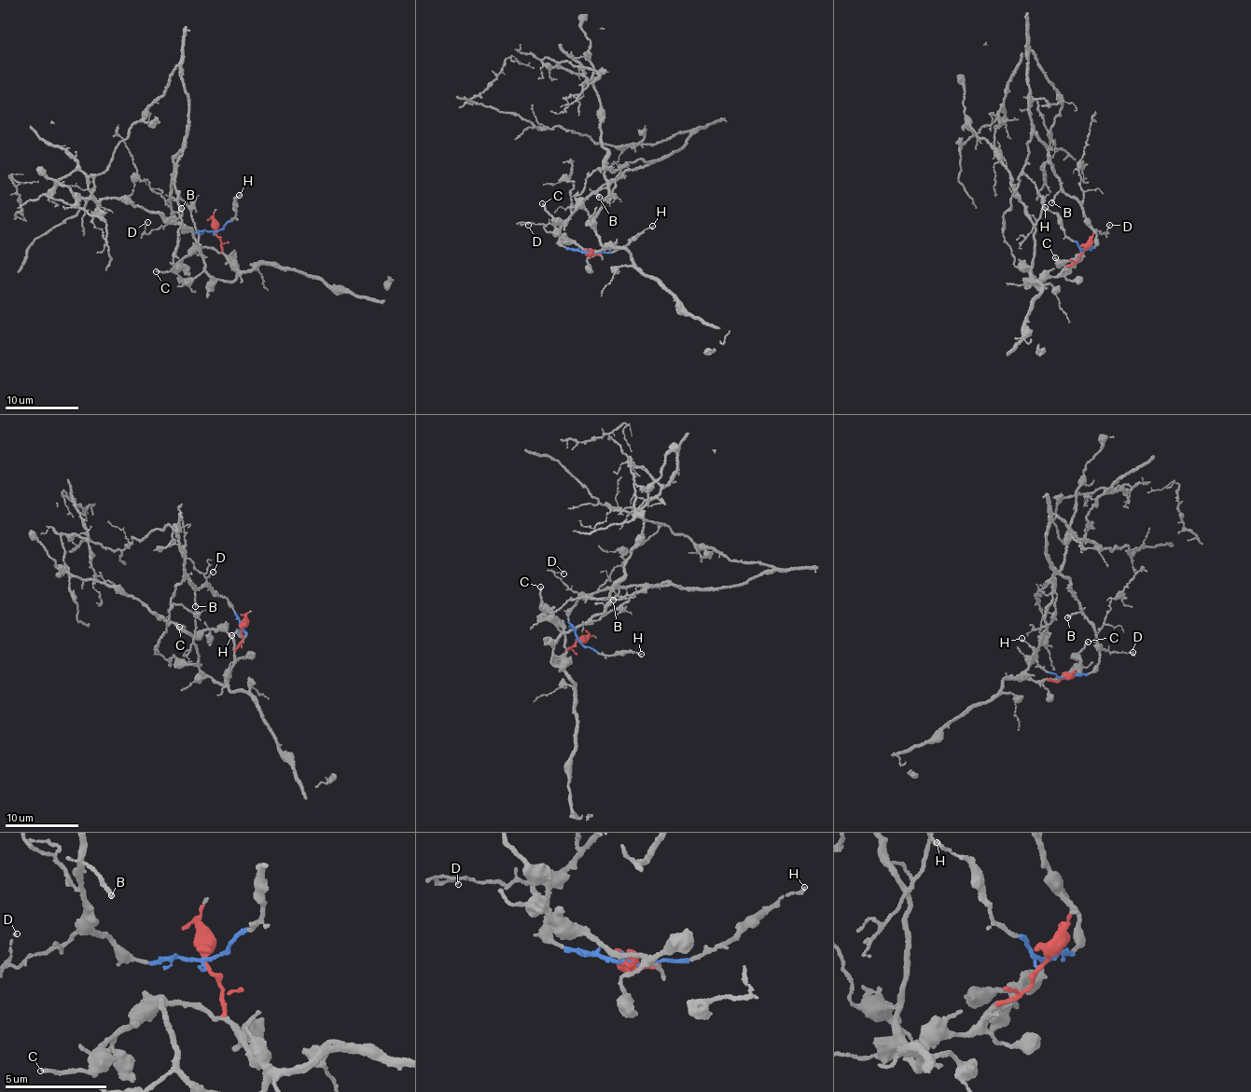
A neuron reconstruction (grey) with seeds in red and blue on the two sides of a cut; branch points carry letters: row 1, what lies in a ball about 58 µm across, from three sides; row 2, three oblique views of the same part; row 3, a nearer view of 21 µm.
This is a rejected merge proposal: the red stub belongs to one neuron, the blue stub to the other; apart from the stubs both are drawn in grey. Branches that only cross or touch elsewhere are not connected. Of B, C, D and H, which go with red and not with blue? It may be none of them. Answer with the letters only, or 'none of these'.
C

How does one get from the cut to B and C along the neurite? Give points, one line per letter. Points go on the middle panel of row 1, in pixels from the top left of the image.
B: (588, 254), (562, 246), (560, 234), (576, 208), (593, 195), (599, 197)
C: (588, 254), (590, 255), (591, 252), (573, 242), (555, 227), (555, 218), (542, 202)

